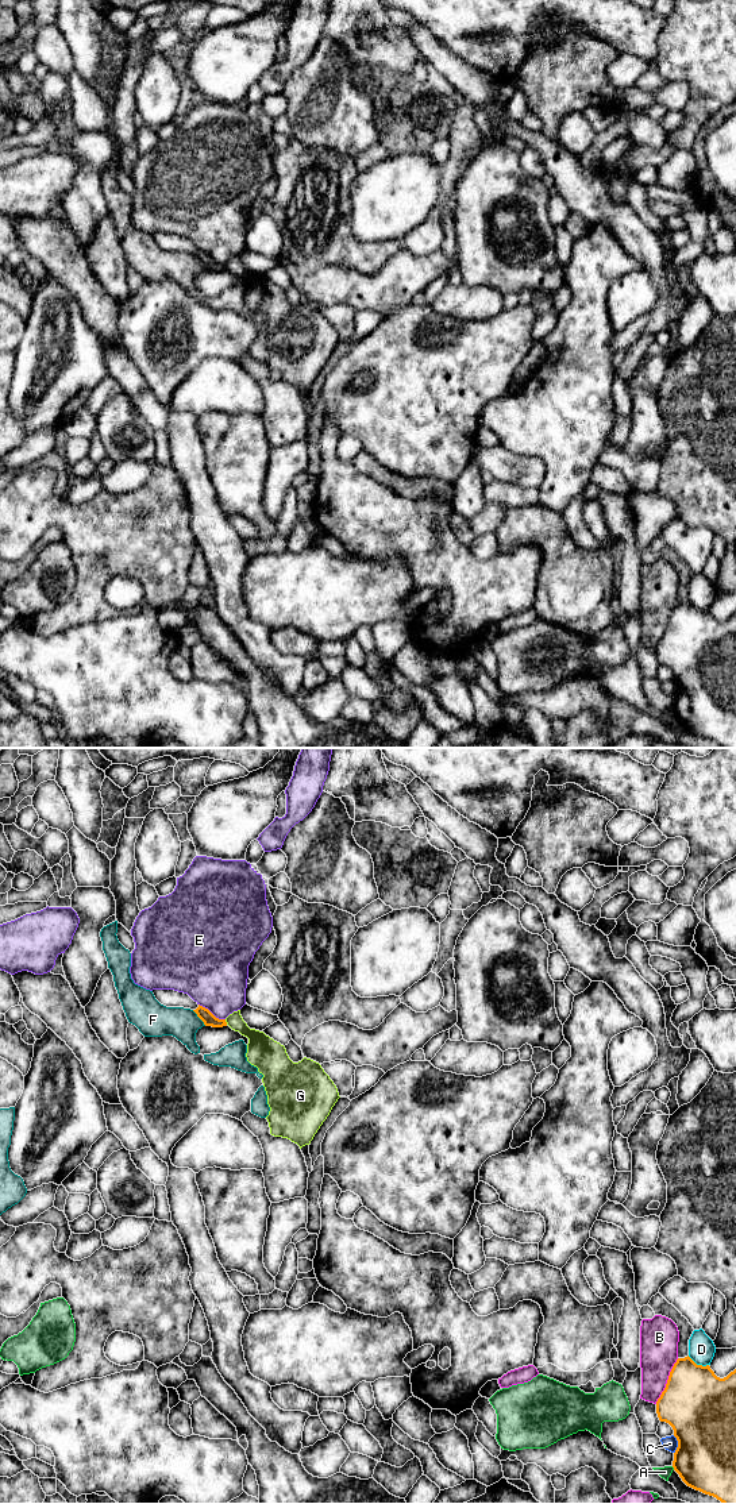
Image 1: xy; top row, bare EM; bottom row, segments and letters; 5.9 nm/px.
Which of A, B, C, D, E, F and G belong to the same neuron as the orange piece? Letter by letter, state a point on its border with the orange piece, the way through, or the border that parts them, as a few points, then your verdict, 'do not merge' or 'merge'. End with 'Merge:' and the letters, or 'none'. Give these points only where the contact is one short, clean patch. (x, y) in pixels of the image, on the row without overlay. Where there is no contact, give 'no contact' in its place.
A: contact xy (673, 710); do not merge
B: contact xy (667, 625); do not merge
C: contact xy (678, 689); do not merge
D: contact xy (698, 609); do not merge
E: contact xy (211, 257); do not merge
F: contact xy (199, 261); do not merge
G: contact xy (226, 266); border xy (224, 263), (227, 267); do not merge
Merge: none

